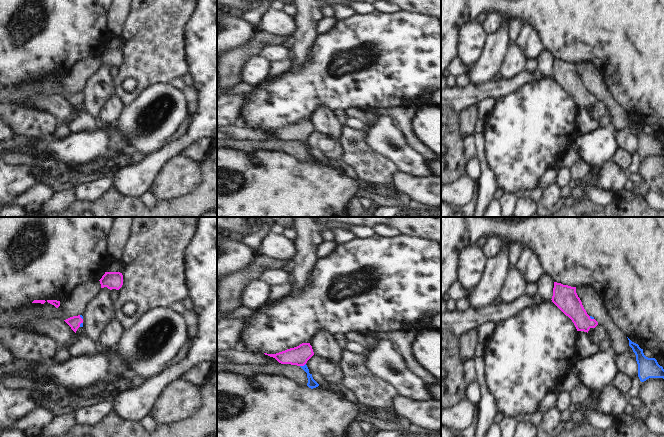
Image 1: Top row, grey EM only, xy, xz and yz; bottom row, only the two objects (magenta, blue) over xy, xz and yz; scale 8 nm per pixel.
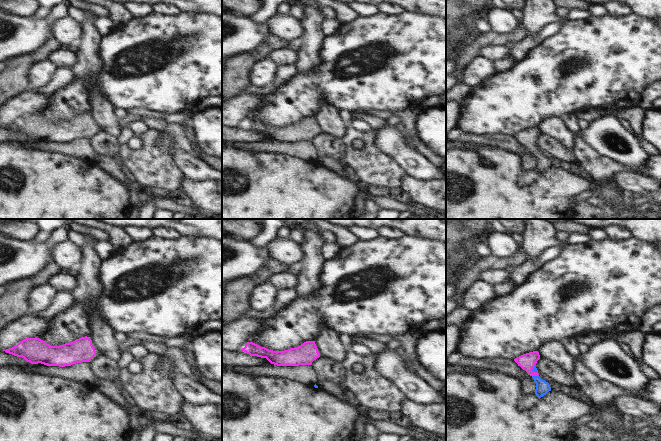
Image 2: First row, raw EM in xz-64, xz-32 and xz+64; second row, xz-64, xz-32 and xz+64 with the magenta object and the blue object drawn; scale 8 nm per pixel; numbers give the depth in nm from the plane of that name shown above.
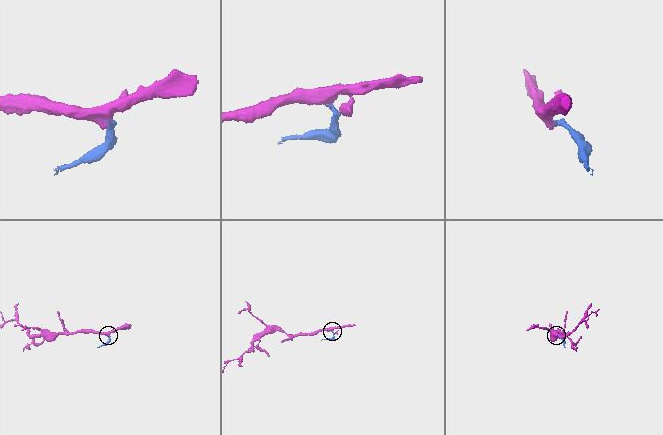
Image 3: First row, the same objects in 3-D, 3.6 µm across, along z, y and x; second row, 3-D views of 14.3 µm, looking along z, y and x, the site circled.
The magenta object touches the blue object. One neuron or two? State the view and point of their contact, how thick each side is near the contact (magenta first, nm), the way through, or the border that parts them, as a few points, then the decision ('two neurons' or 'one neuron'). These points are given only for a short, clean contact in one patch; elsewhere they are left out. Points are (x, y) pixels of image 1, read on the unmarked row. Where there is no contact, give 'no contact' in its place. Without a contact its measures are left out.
meets magenta in xz at (302, 141); 150 nm thick on the magenta side, 70 nm on the other; runs through xz (299, 131), (302, 141), (312, 159); one neuron

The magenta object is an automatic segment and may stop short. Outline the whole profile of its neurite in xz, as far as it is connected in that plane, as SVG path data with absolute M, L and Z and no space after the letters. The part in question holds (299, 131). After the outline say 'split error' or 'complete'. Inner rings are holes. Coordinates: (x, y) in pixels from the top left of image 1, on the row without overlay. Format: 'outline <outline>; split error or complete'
outline M302 119L297 123L290 124L276 130L264 130L275 134L281 140L300 142L307 149L307 162L311 165L319 162L319 160L313 155L312 150L309 149L309 145L306 141L307 137L314 131L310 119Z; split error

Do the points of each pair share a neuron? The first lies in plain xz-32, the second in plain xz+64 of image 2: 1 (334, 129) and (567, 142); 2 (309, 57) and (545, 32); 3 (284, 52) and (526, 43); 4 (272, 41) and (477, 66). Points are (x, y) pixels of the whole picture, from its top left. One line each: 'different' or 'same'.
1: same
2: different
3: different
4: different

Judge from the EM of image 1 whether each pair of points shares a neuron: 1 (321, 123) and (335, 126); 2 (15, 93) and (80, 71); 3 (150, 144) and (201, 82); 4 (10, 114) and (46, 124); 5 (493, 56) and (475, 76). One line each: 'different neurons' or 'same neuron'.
1: same neuron
2: same neuron
3: different neurons
4: same neuron
5: same neuron

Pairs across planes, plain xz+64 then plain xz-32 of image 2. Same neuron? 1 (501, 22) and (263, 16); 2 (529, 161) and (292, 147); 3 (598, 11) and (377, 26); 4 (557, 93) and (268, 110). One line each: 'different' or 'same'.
1: different
2: same
3: different
4: same

